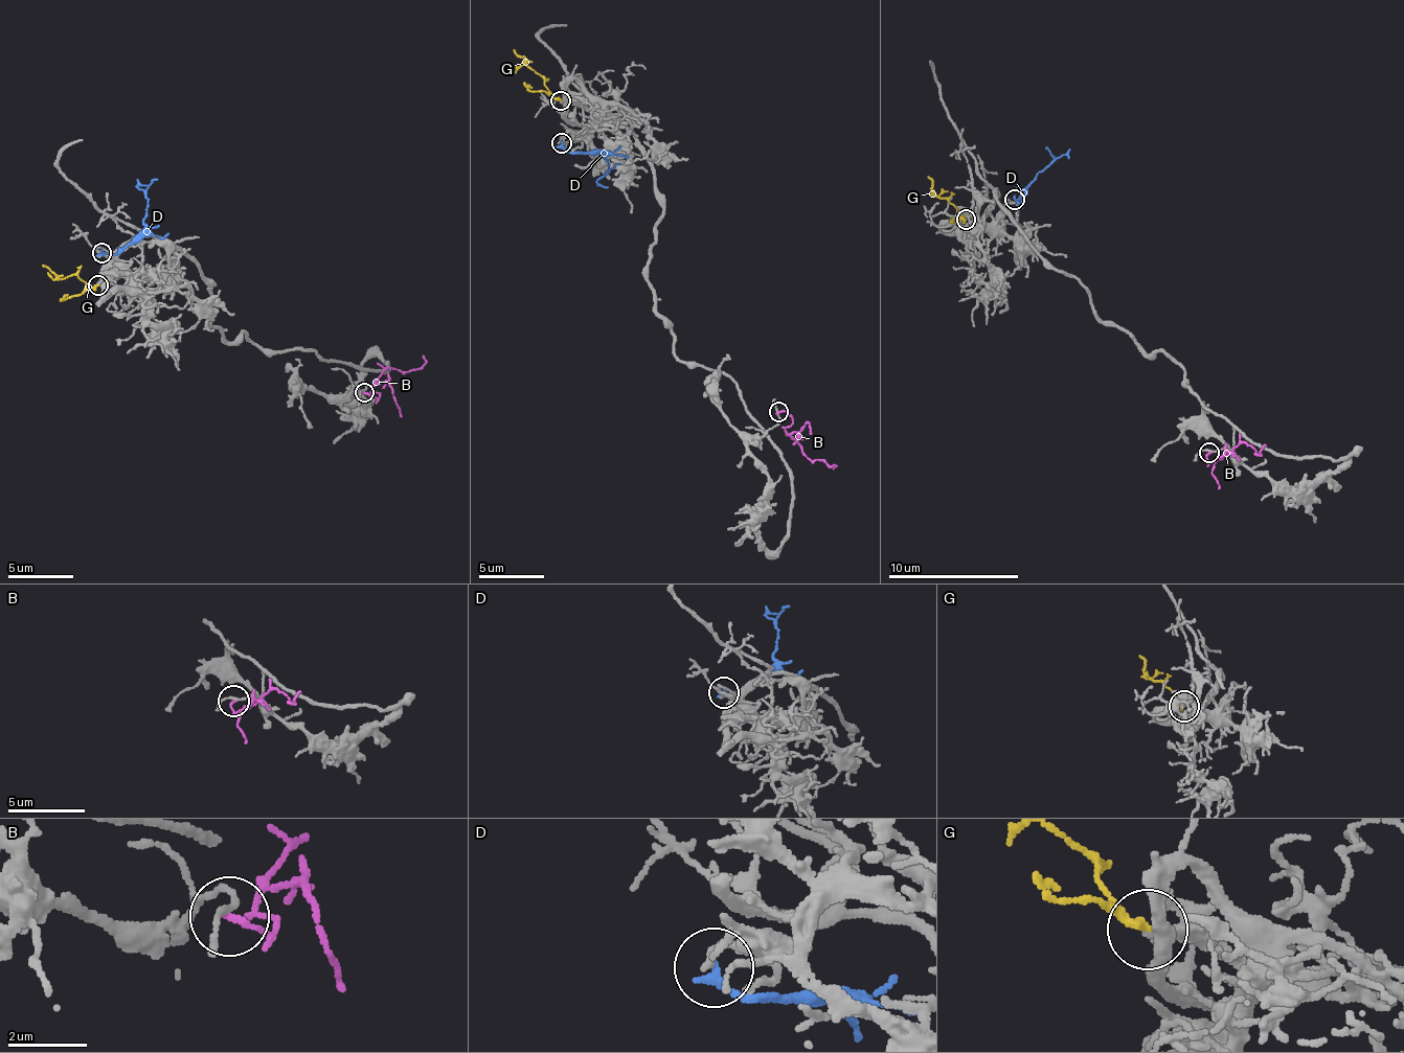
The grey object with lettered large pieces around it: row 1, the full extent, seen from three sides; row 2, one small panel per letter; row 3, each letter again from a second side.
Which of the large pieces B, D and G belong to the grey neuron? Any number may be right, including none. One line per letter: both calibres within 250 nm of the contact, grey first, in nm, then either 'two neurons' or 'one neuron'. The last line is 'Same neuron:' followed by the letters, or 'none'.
B: 110/140 nm | two neurons
D: 190/220 nm | two neurons
G: 130/170 nm | one neuron
Same neuron: G

